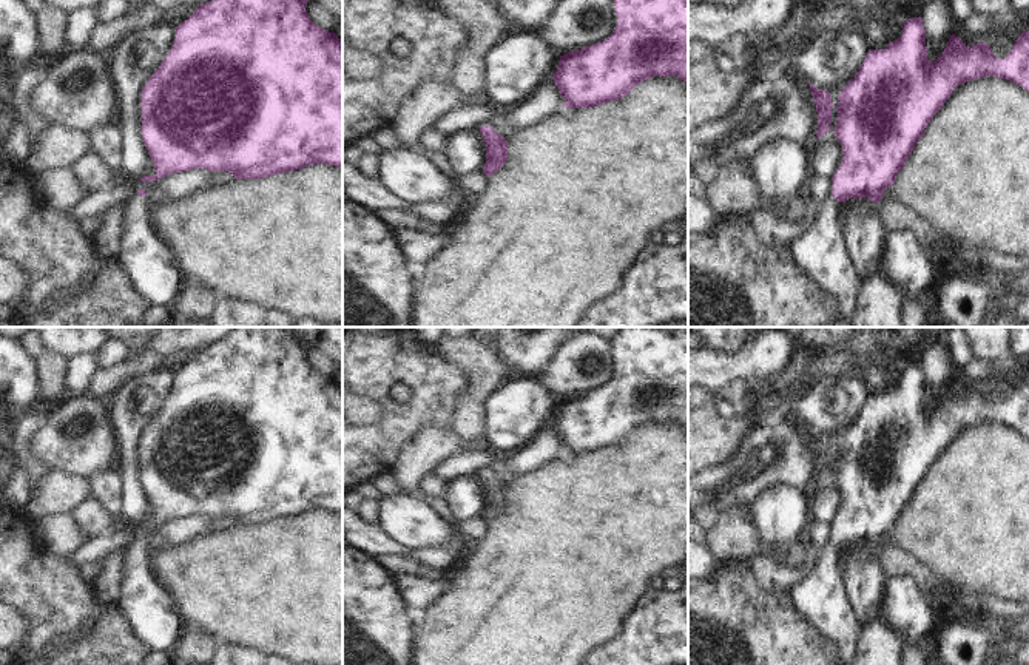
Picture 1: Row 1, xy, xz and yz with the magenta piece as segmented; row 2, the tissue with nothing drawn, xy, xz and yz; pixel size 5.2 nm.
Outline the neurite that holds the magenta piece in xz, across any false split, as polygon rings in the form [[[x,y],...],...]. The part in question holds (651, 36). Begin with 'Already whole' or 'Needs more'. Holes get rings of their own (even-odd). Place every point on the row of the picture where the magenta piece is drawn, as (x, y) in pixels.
Already whole. [[[614,0],[617,26],[603,42],[560,56],[552,76],[565,99],[563,108],[594,108],[623,99],[654,76],[677,76],[688,83],[688,0]]]

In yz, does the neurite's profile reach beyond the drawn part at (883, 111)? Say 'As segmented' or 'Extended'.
Extended

